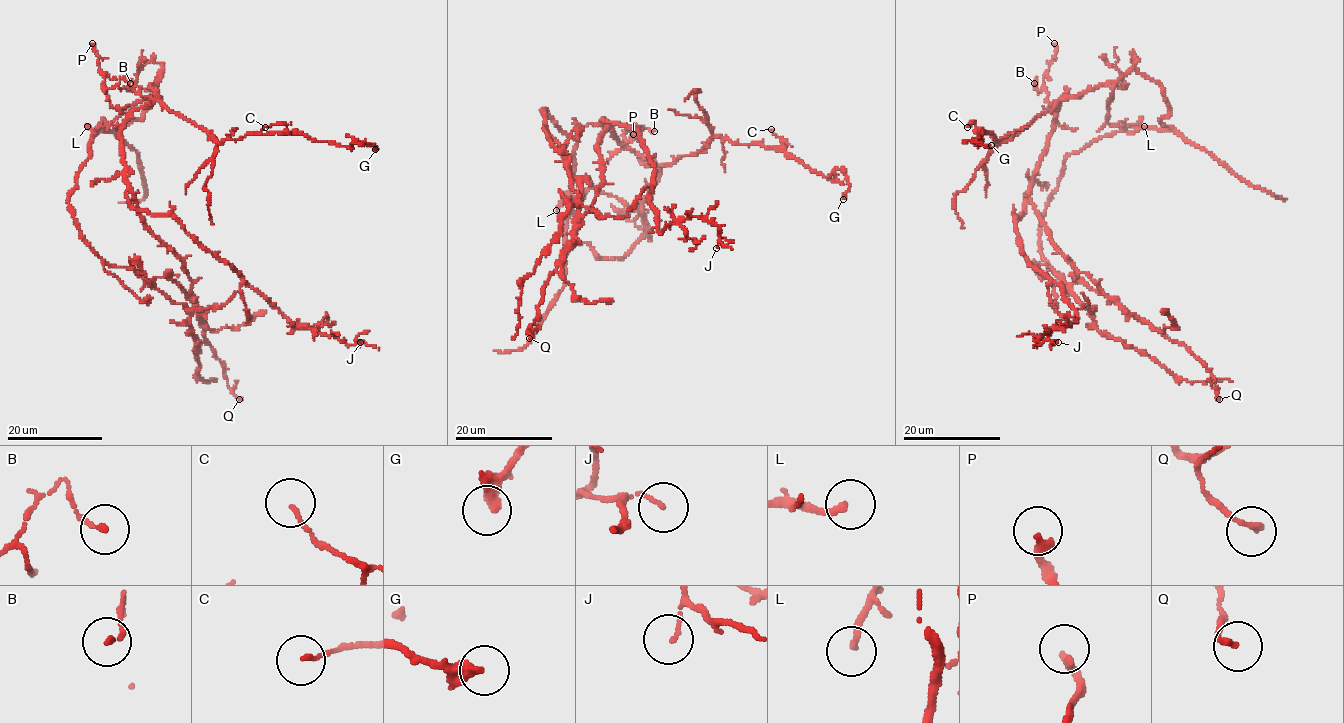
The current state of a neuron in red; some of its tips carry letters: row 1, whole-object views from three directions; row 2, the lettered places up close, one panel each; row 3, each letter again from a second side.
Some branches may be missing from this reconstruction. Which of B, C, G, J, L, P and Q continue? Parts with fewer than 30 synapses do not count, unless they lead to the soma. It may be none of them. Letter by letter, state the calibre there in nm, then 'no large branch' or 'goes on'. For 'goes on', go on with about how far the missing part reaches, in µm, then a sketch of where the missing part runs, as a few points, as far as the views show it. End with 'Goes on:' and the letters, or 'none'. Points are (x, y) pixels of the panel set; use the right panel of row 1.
B: 130 nm thick; no large branch
C: 90 nm thick; no large branch
G: 440 nm thick; no large branch
J: 100 nm thick; no large branch
L: 190 nm thick; no large branch
P: 260 nm thick; no large branch
Q: 170 nm thick; no large branch
Goes on: none

